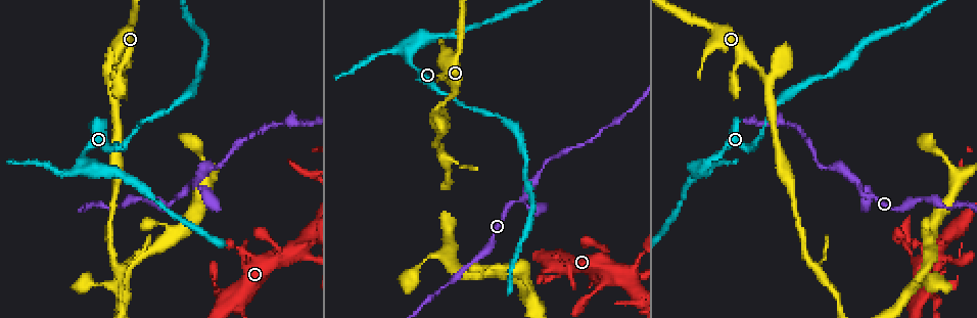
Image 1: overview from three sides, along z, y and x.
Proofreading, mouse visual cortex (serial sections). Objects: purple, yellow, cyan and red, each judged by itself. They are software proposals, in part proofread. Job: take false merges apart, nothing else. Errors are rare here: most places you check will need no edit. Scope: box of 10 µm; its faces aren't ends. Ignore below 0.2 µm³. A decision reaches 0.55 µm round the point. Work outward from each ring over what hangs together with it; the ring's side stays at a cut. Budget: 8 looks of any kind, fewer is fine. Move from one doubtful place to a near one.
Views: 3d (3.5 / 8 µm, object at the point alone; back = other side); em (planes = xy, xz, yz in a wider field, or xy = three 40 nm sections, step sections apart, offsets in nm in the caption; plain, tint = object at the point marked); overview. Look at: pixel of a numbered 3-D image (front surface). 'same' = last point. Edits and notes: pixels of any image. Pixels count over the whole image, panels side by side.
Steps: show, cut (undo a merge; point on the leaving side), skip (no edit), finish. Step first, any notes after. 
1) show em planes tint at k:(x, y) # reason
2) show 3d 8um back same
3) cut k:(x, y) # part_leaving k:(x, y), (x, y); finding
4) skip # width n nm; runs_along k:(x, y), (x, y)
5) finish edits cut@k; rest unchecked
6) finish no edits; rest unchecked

show 3d 3.5um back at 1:(554, 275) # narrows sharply

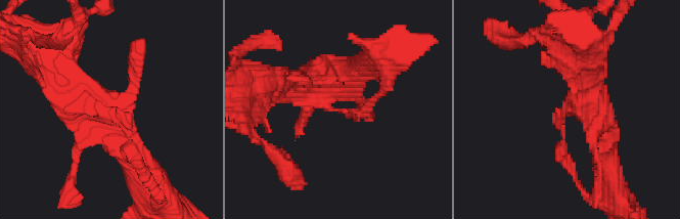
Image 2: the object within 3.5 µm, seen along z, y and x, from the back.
show em planes tint at 2:(340, 108) # now the EM

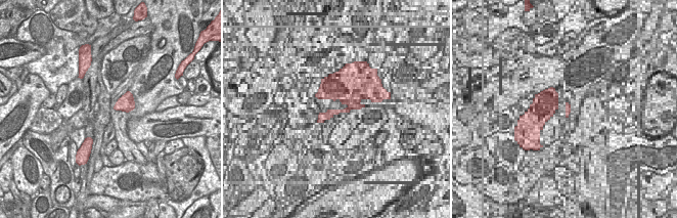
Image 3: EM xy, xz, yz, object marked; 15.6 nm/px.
skip # runs_along 2:(53, 66), (141, 154); all the same cell

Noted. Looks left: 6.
show em xy step 3 tint at 1:(621, 278) # thin arm on a thick one

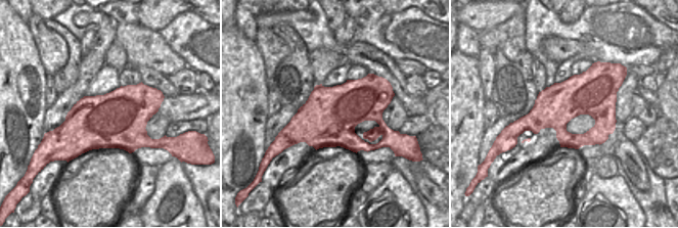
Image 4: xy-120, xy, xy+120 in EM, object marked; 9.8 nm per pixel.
show 3d 3.5um back same

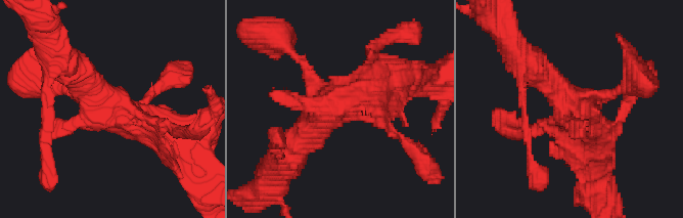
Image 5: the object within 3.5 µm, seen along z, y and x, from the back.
skip # runs_along 5:(163, 134), (119, 113), (64, 61); one cell here

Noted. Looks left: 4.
show 3d 3.5um at 1:(858, 189) # thin neck

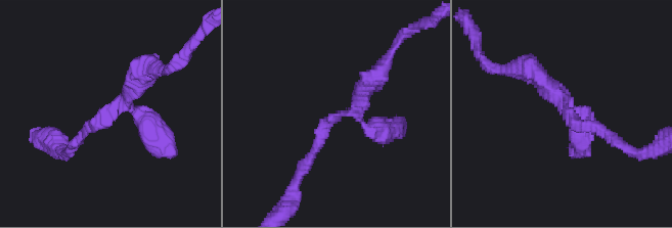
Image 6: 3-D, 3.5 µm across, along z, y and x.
show em xy step 3 tint at 6:(349, 113)

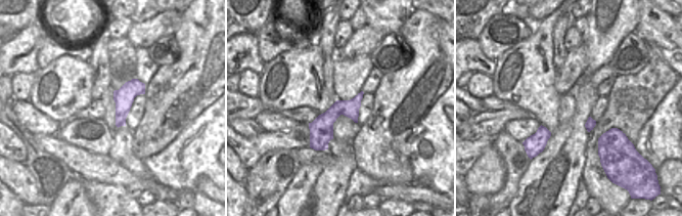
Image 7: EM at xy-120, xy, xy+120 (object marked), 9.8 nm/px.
show em xy step 1 tint same

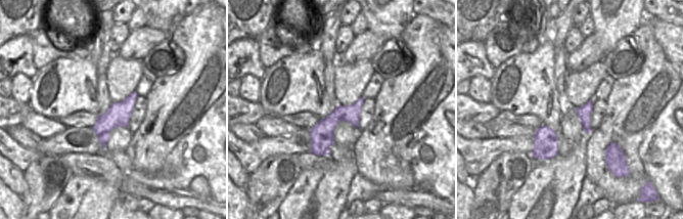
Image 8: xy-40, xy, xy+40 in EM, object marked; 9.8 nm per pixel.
skip # runs_along 6:(310, 156), (322, 128), (354, 109), (378, 73); continuous, no second cell

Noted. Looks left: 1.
finish no edits; rest unchecked

